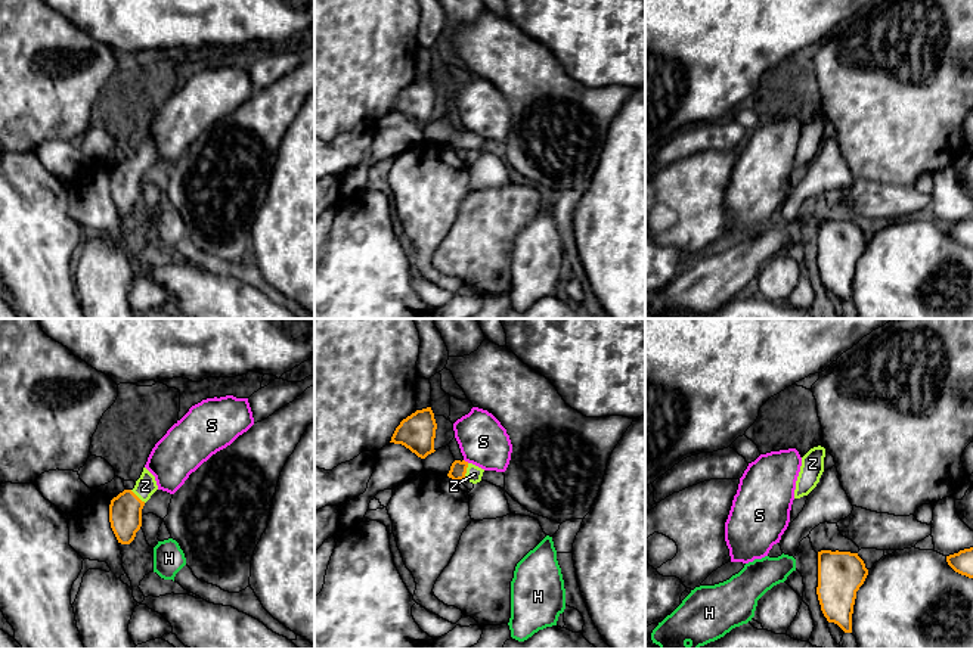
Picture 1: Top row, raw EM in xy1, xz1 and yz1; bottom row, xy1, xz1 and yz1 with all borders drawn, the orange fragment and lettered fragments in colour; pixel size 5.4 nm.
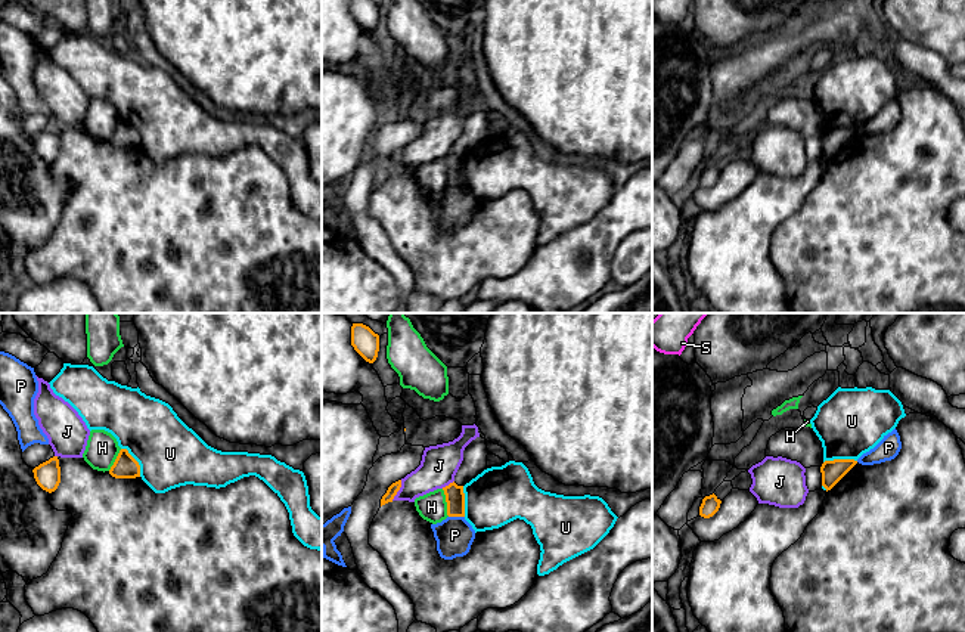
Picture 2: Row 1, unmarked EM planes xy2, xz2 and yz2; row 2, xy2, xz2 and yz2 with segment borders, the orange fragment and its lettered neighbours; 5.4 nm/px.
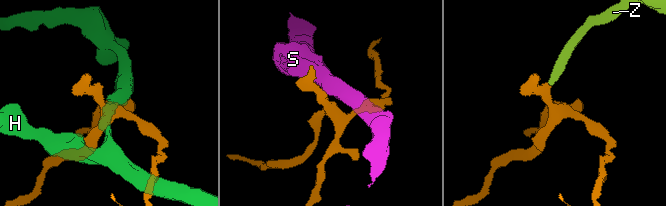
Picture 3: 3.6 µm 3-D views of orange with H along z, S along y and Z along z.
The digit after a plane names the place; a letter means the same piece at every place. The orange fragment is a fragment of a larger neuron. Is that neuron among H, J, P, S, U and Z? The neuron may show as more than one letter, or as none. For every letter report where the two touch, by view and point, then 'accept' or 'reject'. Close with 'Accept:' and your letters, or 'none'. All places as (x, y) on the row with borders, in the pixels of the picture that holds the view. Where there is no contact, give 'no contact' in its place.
H: contact xz2 (446, 501); reject
J: contact xz2 (399, 489); reject
P: contact xz2 (456, 516); reject
S: contact xz1 (467, 462); reject
U: contact yz2 (840, 459); reject
Z: contact xz1 (465, 471); accept
Accept: Z

